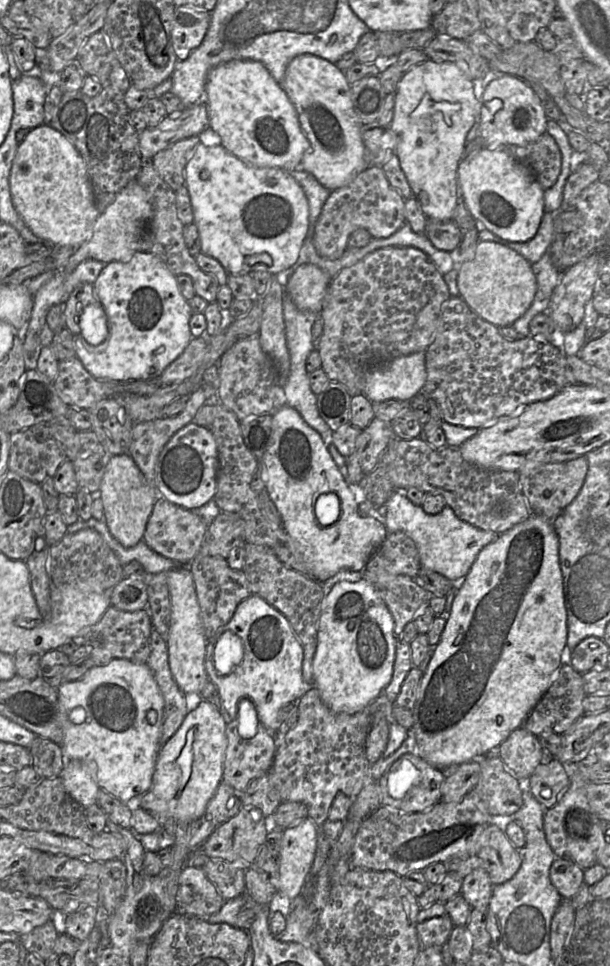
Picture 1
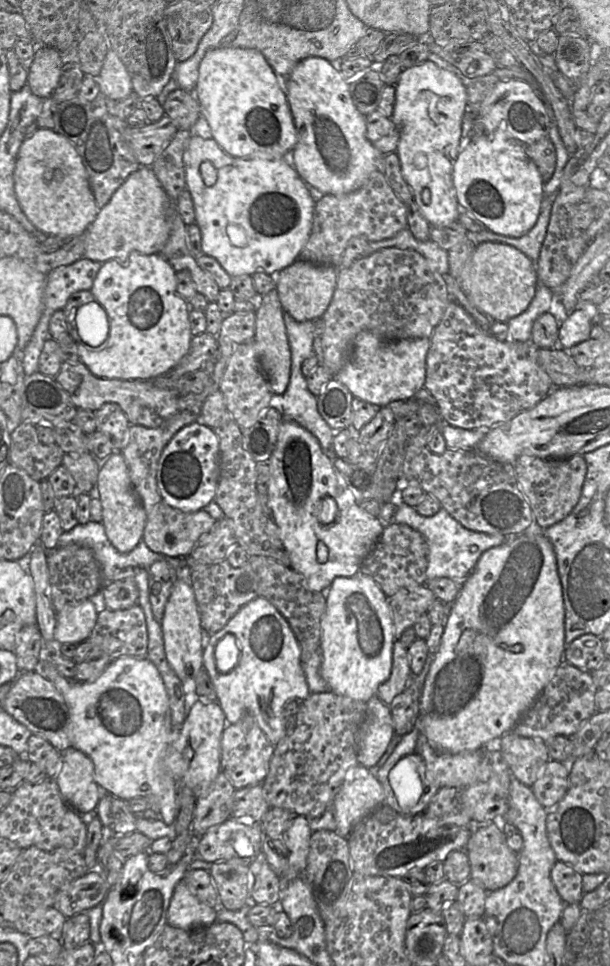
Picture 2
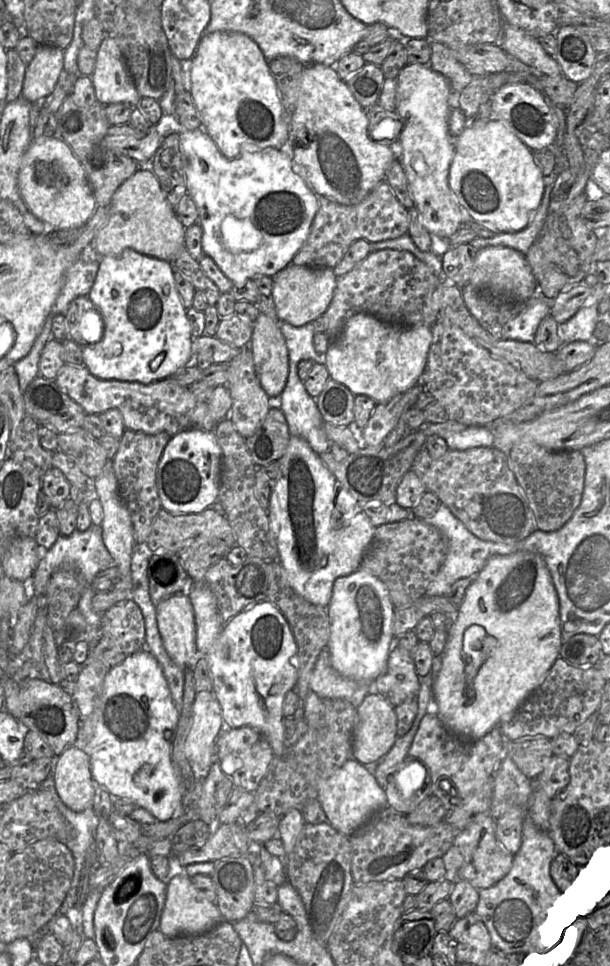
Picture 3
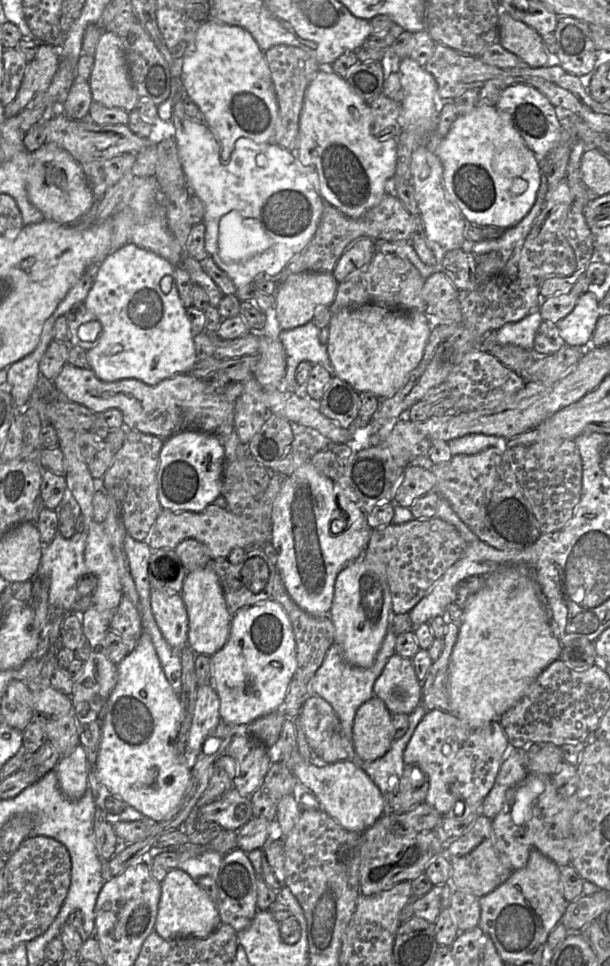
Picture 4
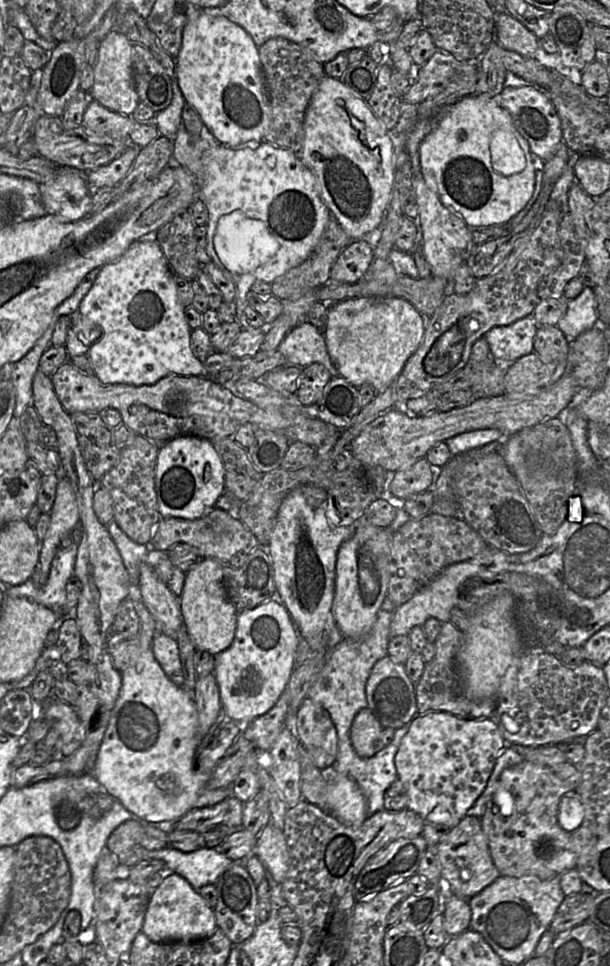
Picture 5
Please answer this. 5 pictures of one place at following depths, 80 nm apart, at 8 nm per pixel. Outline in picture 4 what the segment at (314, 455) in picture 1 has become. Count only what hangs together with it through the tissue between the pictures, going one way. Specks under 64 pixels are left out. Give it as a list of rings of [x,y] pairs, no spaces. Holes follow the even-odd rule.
[[[310,461],[304,462],[297,467],[290,475],[288,475],[274,501],[272,509],[272,538],[271,545],[276,553],[275,566],[278,573],[281,575],[284,585],[287,589],[291,599],[305,612],[314,616],[325,616],[329,615],[333,596],[334,596],[334,585],[337,575],[351,563],[358,560],[364,554],[366,546],[369,542],[372,529],[367,524],[366,514],[360,511],[358,506],[350,501],[350,499],[344,494],[344,490],[340,487],[334,487],[331,479],[321,474]],[[331,514],[341,514],[342,520],[337,523],[336,531],[331,531]]]

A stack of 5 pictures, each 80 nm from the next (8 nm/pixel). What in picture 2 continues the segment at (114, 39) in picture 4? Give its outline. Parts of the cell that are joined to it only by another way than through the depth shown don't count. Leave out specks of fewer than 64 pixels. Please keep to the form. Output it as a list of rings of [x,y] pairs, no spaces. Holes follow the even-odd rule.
[[[109,49],[101,69],[96,78],[100,94],[120,101],[133,93],[133,84],[123,62],[113,49]]]

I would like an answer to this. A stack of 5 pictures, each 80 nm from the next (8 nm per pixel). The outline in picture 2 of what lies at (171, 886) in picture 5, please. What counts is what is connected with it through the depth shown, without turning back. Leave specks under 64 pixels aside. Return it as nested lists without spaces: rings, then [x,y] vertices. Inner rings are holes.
[[[180,881],[174,888],[167,911],[167,924],[184,929],[203,929],[217,921],[217,910],[201,903]]]

